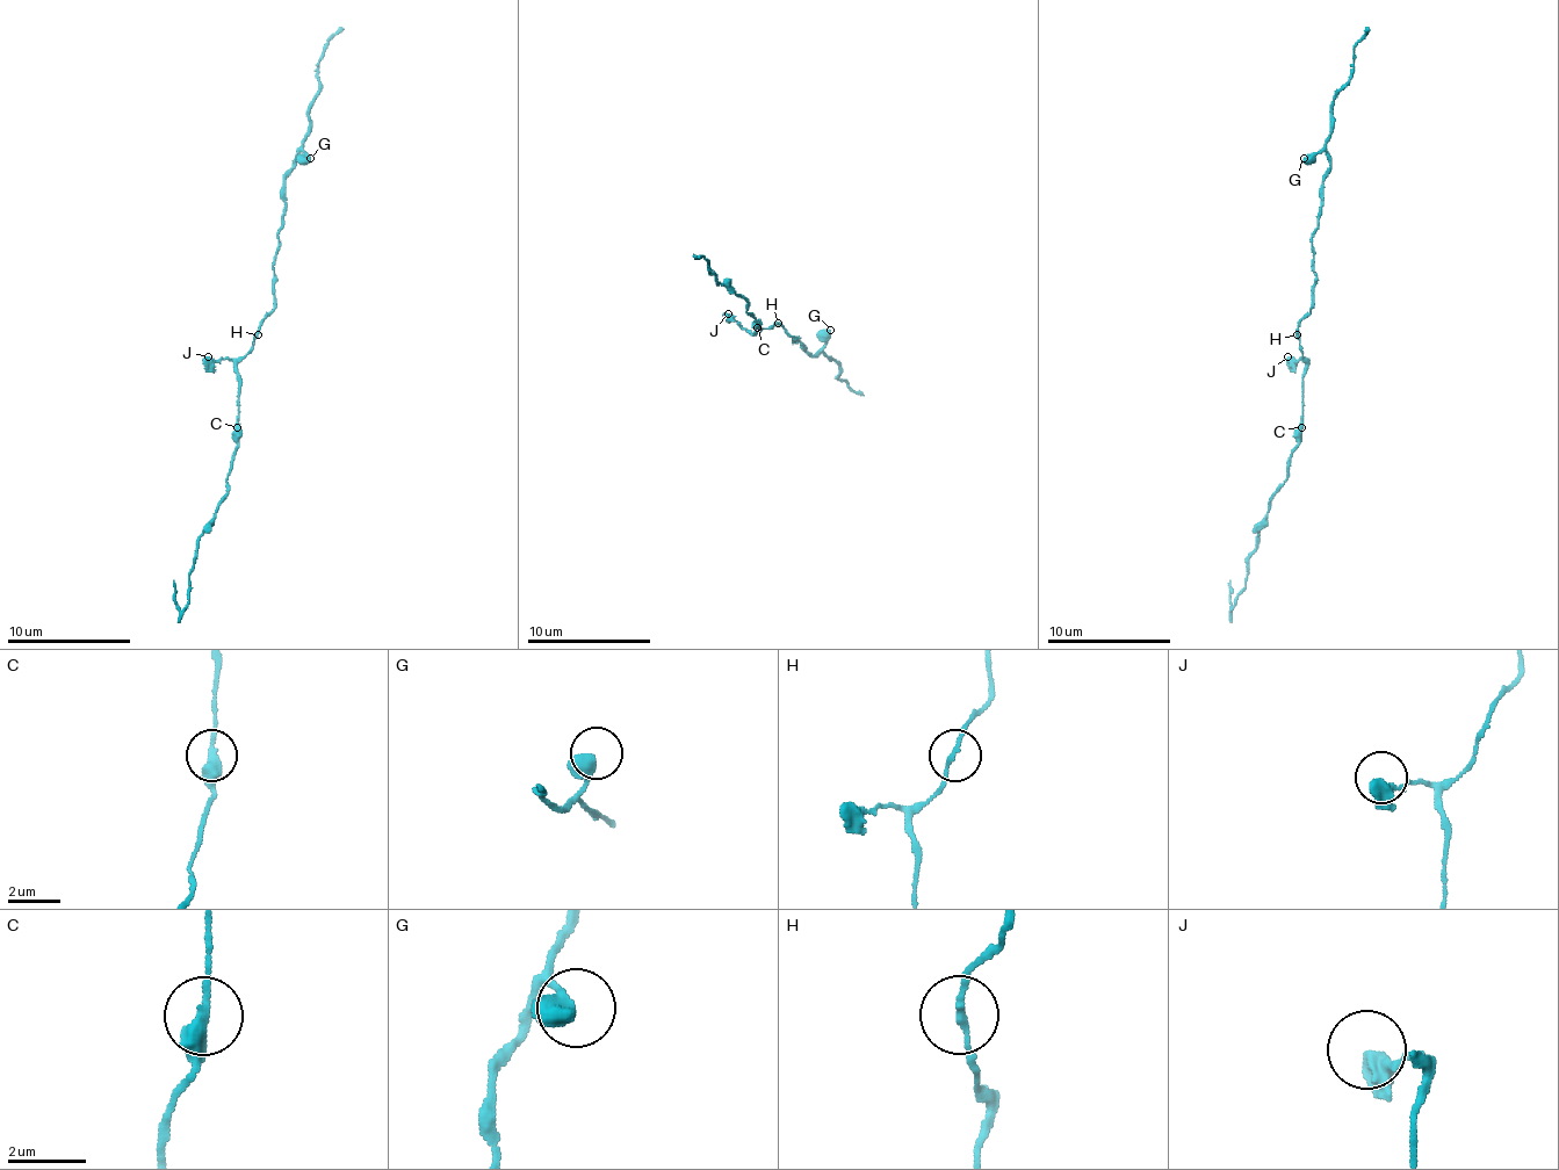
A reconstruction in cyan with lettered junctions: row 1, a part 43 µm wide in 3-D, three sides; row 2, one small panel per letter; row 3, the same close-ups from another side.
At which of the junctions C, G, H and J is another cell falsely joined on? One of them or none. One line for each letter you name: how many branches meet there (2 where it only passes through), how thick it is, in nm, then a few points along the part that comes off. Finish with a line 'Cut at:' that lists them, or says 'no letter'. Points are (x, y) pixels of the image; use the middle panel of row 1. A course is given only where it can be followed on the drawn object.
C: 2 | 360 nm | (756, 326), (746, 313), (746, 302), (719, 283), (704, 258), (694, 255)
Cut at: C

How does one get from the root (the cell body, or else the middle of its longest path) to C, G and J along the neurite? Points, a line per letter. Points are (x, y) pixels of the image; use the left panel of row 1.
C: (258, 332), (252, 351), (236, 366), (239, 375), (239, 425), (236, 427)
G: (258, 332), (261, 319), (273, 307), (273, 258), (282, 226), (286, 177), (301, 152), (310, 158)
J: (258, 332), (254, 344), (236, 360), (208, 356)

